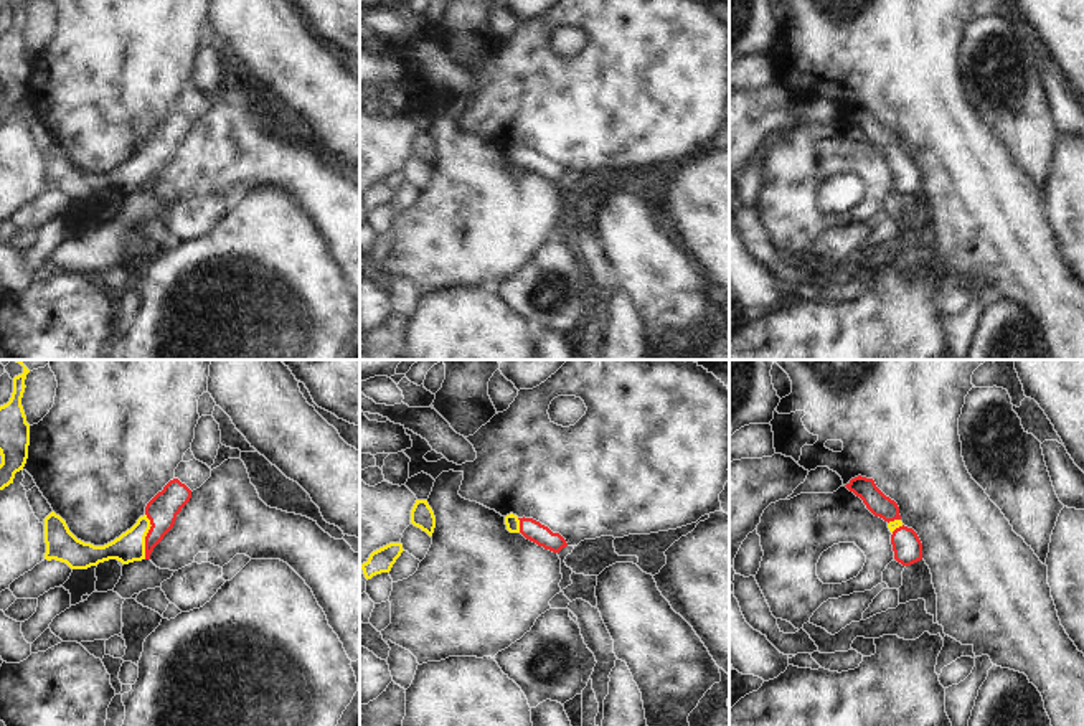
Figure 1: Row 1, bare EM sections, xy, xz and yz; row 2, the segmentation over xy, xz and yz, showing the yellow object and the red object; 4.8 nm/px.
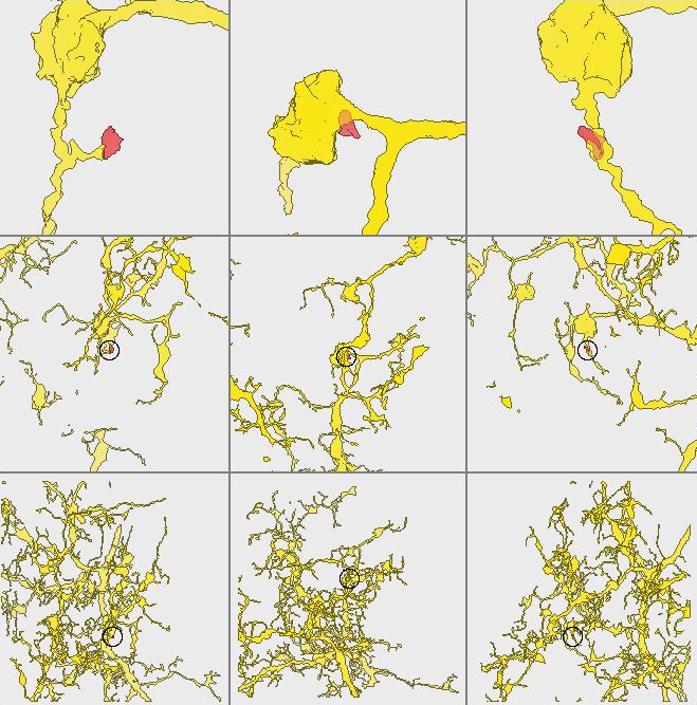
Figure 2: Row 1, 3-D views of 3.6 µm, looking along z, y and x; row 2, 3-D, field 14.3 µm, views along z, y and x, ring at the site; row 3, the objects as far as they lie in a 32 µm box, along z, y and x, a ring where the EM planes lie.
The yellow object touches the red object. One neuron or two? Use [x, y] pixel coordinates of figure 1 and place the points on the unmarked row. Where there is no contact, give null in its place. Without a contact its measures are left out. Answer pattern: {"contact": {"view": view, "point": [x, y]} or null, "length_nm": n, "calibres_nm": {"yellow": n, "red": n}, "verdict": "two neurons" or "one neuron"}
{"contact": {"view": "xy", "point": [146, 165]}, "length_nm": 220, "calibres_nm": {"yellow": 150, "red": 150}, "verdict": "one neuron"}

